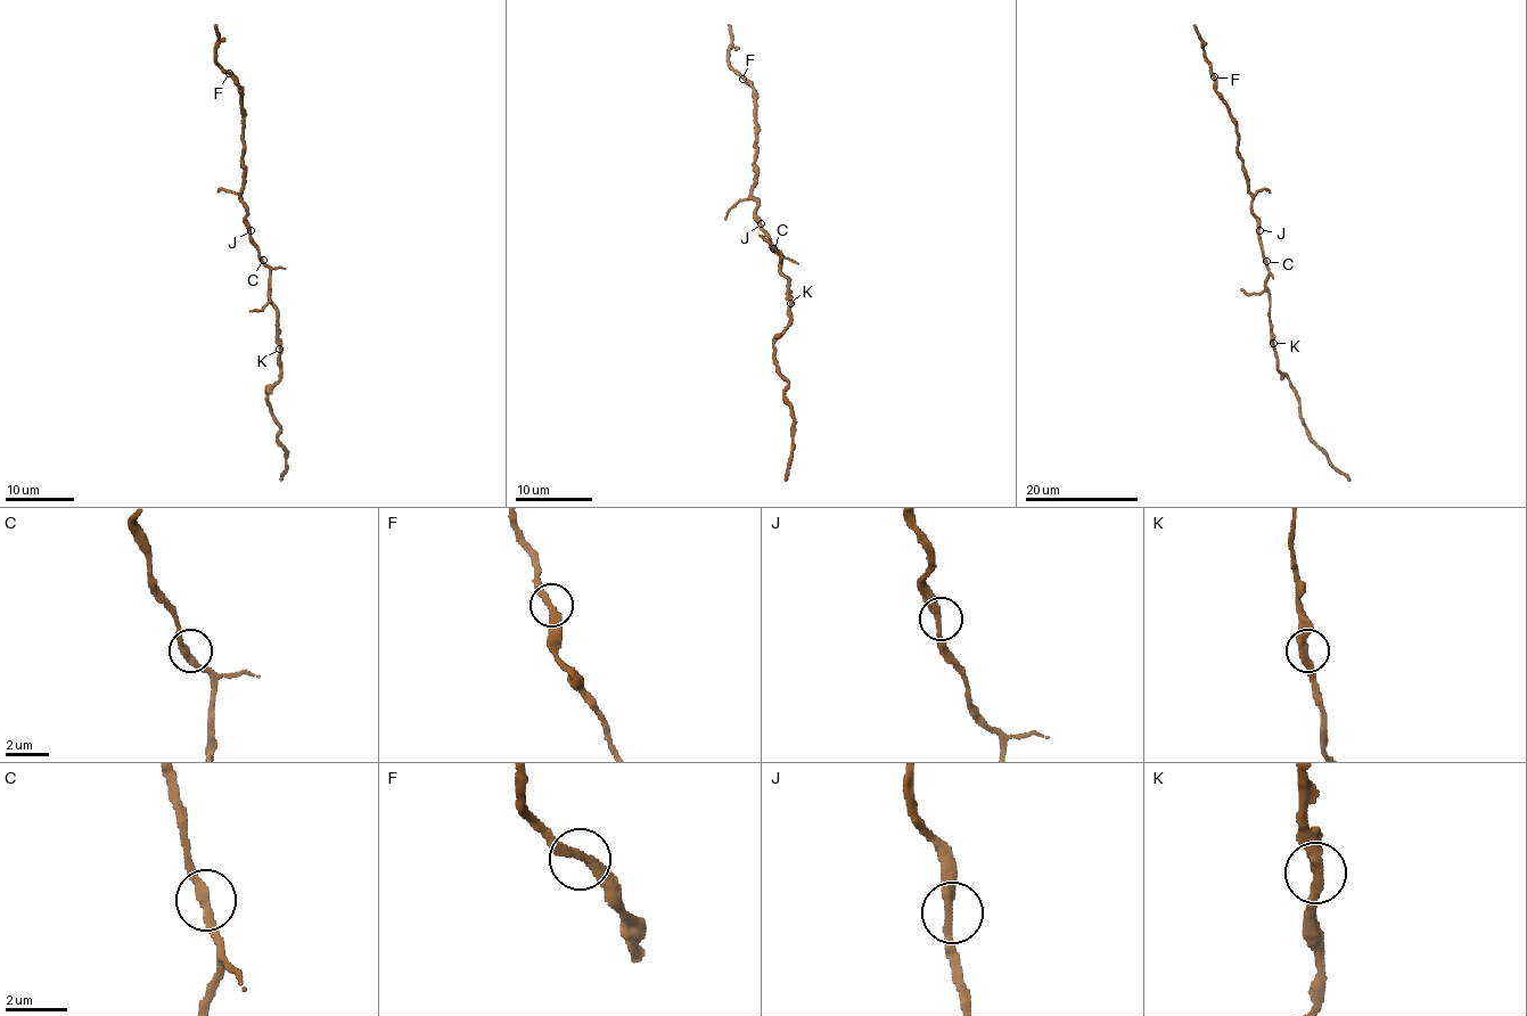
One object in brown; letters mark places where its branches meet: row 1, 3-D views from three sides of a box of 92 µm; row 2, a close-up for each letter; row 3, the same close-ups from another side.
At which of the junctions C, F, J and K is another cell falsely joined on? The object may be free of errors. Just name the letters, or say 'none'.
K

